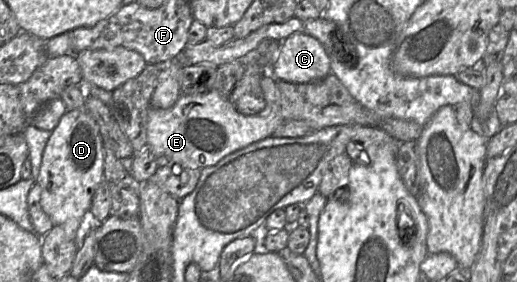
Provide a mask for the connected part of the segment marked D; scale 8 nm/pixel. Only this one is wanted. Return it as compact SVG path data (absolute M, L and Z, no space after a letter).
M86 109L67 111L48 139L43 151L39 176L35 182L42 188L40 203L43 211L54 225L64 229L68 239L80 241L94 192L102 181L104 181L104 154L99 127Z

